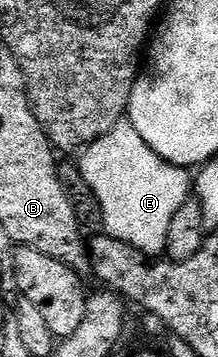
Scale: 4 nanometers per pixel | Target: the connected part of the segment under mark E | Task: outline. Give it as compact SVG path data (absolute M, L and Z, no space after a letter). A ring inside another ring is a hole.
M131 123L116 125L102 139L83 150L78 164L104 212L102 229L107 236L133 247L149 259L164 253L170 219L190 200L194 177L187 168L172 165L156 154L134 131Z

